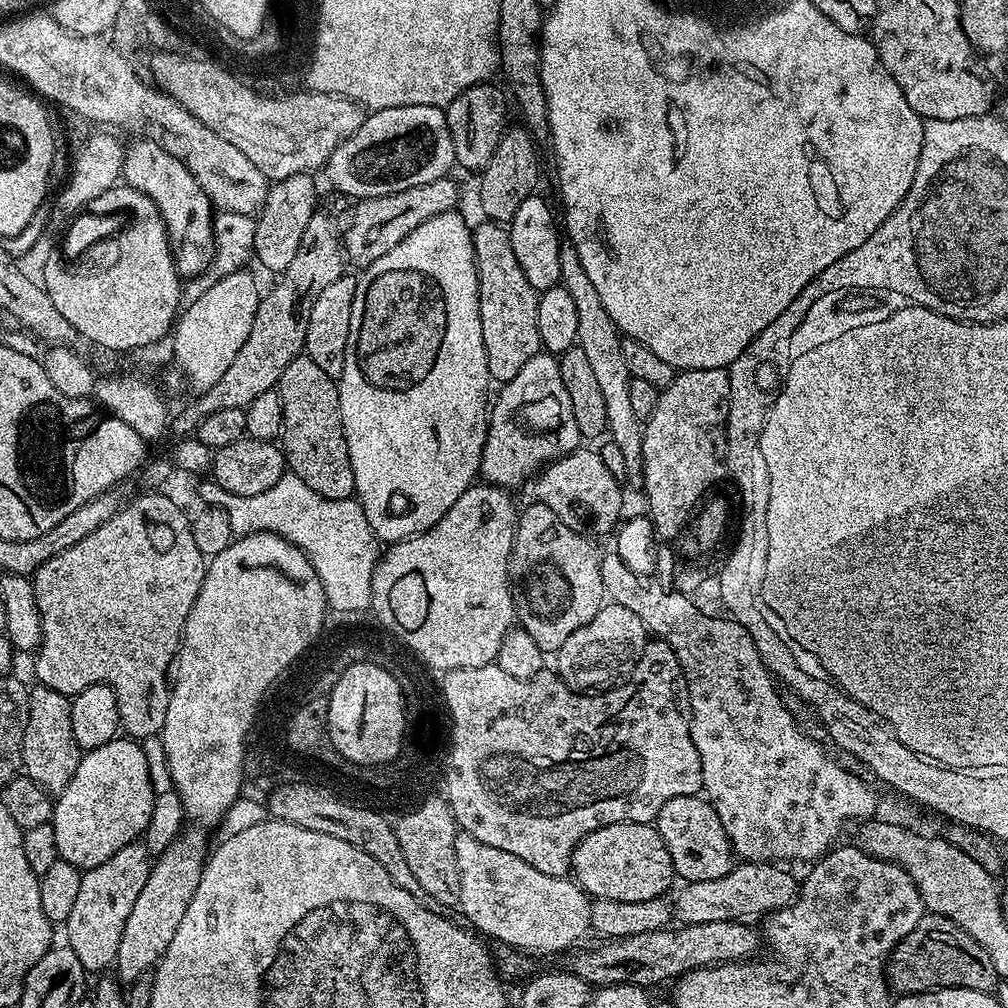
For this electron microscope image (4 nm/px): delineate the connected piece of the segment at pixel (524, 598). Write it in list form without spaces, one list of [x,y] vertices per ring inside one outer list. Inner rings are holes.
[[[532,502],[528,509],[519,513],[516,522],[516,533],[514,534],[514,542],[512,543],[512,553],[508,559],[508,579],[512,585],[512,598],[516,601],[516,618],[519,627],[526,630],[526,634],[530,634],[530,638],[534,638],[534,642],[538,642],[540,649],[546,654],[555,654],[562,646],[562,642],[566,642],[566,638],[570,638],[570,634],[574,634],[574,630],[582,630],[582,626],[586,626],[586,622],[590,622],[590,618],[594,618],[594,614],[598,614],[598,610],[604,607],[606,597],[604,595],[604,587],[602,586],[602,570],[600,569],[600,552],[590,541],[584,537],[583,531],[566,526],[566,522],[562,522],[562,518],[558,518],[558,514],[554,514],[554,510],[550,510],[550,506],[539,502]]]

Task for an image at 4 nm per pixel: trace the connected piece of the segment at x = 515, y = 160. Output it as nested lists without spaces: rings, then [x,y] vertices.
[[[509,127],[494,150],[494,158],[479,173],[480,208],[489,221],[507,225],[518,214],[518,206],[537,191],[536,183],[540,180],[540,160],[536,157],[537,145],[532,136],[523,127]]]

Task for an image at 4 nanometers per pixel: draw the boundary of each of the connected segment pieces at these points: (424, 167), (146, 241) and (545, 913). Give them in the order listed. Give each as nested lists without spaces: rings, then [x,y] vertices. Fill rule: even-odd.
[[[398,106],[382,108],[365,115],[362,126],[358,126],[354,134],[336,145],[336,149],[328,158],[326,173],[328,172],[329,182],[342,195],[369,200],[375,196],[394,194],[410,190],[414,186],[422,186],[426,182],[434,182],[438,178],[448,176],[455,164],[454,142],[450,138],[445,109],[434,106]]]
[[[117,186],[106,190],[92,200],[91,207],[97,213],[126,214],[128,221],[119,232],[89,246],[71,262],[60,254],[46,257],[44,289],[58,314],[74,326],[77,337],[85,336],[108,352],[147,349],[173,331],[182,308],[180,276],[168,245],[170,233],[156,203],[137,188]]]
[[[465,832],[457,835],[454,854],[460,871],[458,908],[468,915],[467,923],[477,933],[485,932],[508,944],[504,946],[525,954],[571,949],[581,943],[579,940],[584,935],[589,935],[592,905],[588,893],[575,879],[542,874],[542,870],[534,870],[530,862],[506,854],[506,850],[486,846],[486,842],[478,842],[478,838]]]

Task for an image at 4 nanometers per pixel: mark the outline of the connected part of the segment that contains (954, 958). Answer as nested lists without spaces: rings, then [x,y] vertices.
[[[926,914],[898,942],[888,958],[888,982],[893,993],[912,996],[915,992],[934,992],[937,988],[969,988],[995,993],[998,977],[990,954],[965,934],[951,926],[946,918]]]

